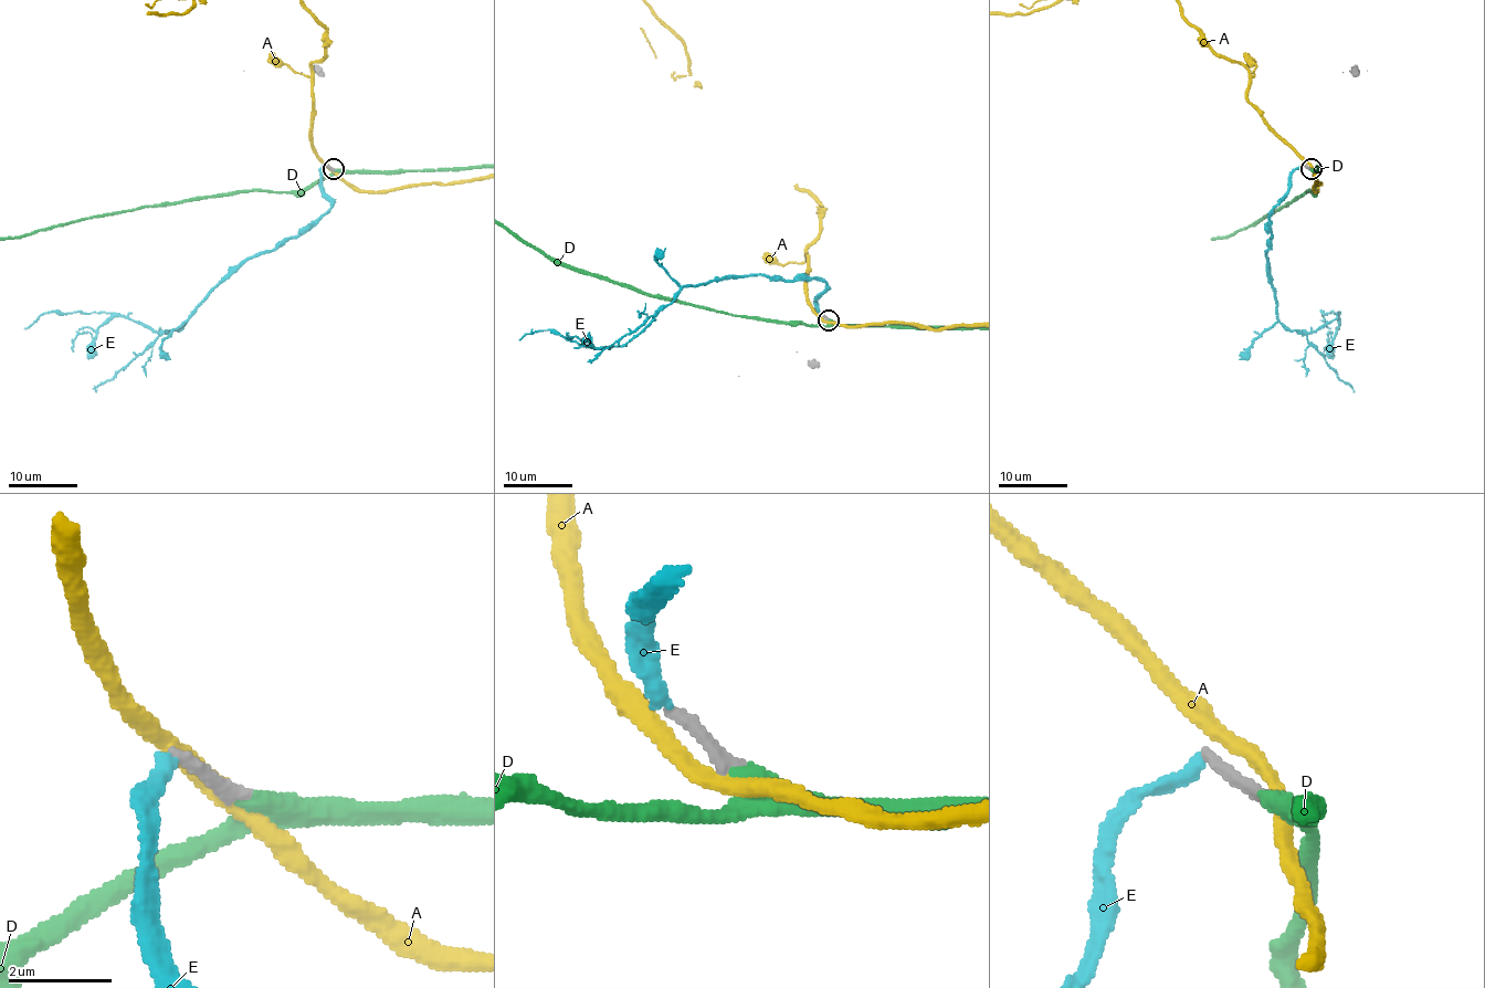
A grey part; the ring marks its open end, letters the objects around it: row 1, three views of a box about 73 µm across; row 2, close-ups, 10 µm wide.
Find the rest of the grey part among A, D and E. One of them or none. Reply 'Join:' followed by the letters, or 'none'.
Join: D

